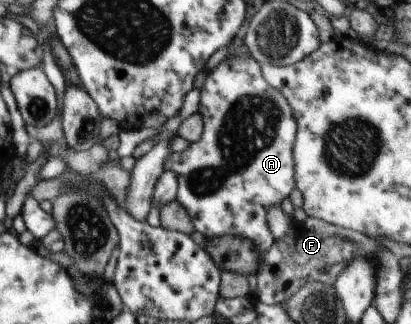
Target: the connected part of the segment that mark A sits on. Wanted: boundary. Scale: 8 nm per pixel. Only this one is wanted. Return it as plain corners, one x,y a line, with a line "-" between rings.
229,55
220,61
204,78
203,86
199,89
197,113
199,113
202,122
202,131
199,135
199,140
188,143
187,148
181,152
169,153
166,156
166,160
163,161
162,170
171,171
177,177
176,201
188,214
190,221
192,222
193,230
202,234
206,240
211,239
212,237
220,237
221,235
229,234
232,237
243,237
244,239
251,241
256,248
260,250
258,258
261,260
259,260
259,264
257,264
258,269
259,266
261,266
262,258
266,253
266,250
274,243
266,223
266,210
269,206
279,205
285,196
289,196
289,192
291,192
293,186
295,186
295,184
293,184
294,159
292,156
293,138
295,138
295,120
293,120
290,106
287,104
285,98
279,94
279,91
274,89
265,79
265,75
261,71
258,61
250,55
245,55
244,57
239,57
235,60
233,55

